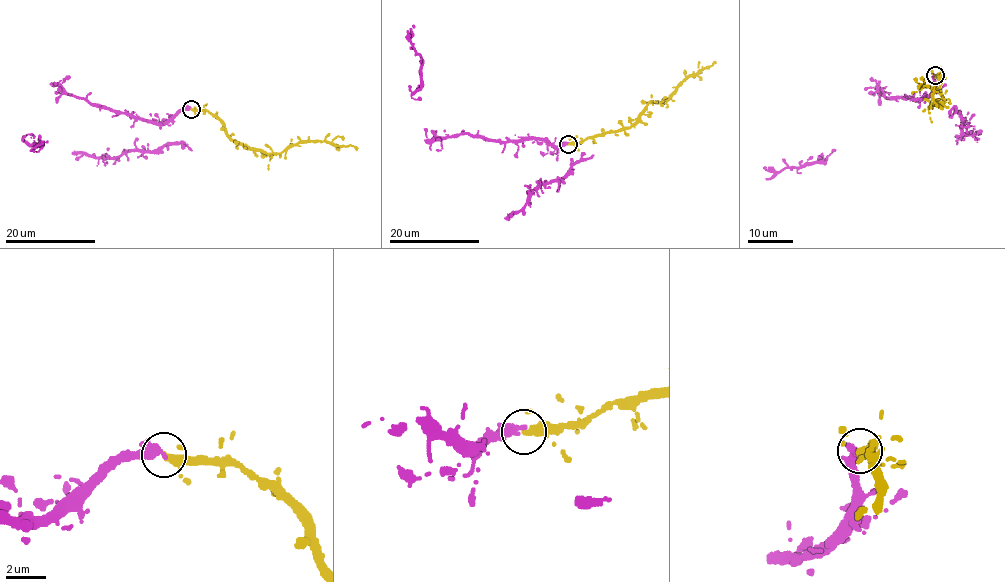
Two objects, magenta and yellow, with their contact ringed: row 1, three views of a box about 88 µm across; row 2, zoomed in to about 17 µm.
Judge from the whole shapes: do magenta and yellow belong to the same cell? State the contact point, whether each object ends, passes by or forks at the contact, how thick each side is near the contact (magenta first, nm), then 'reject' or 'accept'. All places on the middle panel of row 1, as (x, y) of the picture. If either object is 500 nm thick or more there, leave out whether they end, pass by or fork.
(568, 144) | magenta passes by | yellow ends | 300/400 nm | accept

